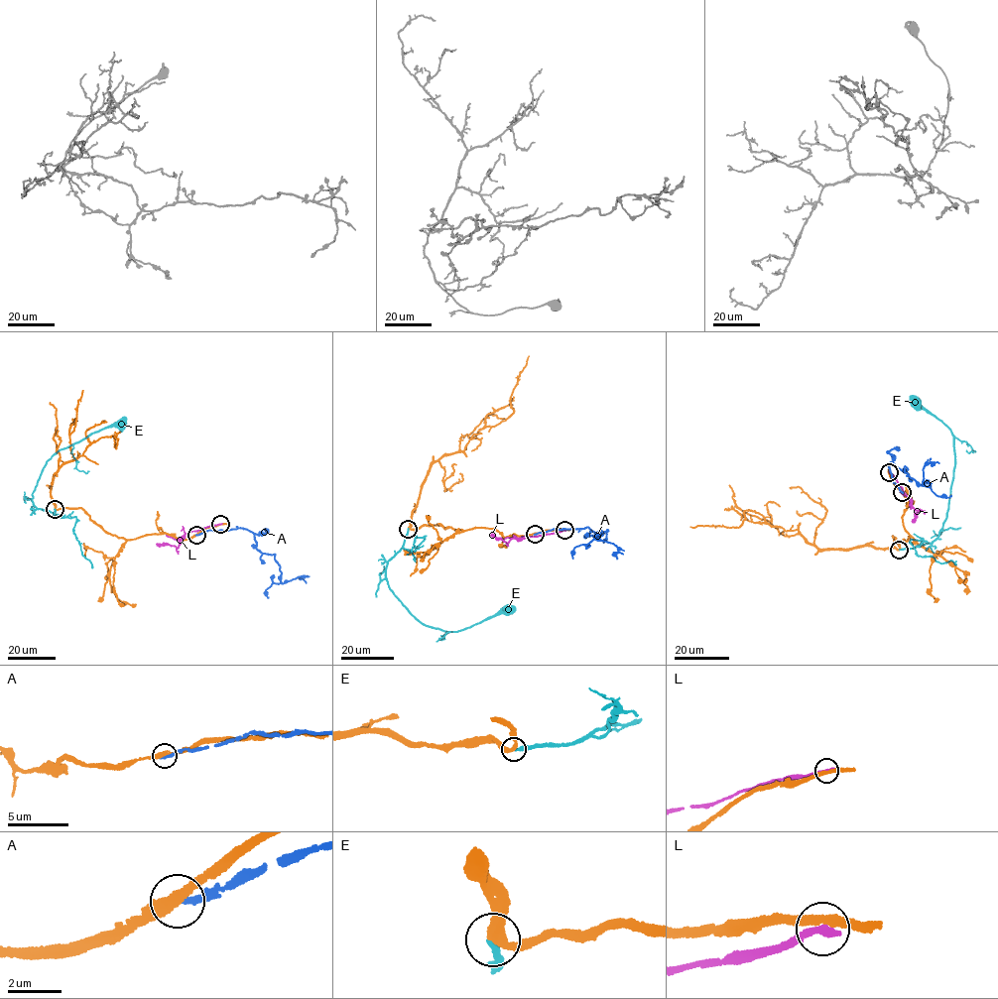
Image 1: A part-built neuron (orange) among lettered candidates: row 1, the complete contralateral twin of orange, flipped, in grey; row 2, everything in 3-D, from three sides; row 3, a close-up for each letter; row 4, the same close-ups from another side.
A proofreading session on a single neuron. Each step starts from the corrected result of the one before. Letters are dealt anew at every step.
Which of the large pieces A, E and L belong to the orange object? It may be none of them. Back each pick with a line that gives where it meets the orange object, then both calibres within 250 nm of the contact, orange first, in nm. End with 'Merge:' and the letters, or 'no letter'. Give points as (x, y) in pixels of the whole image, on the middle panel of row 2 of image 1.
E: meets orange at (408, 529); 300 nm thick on the orange side, 260 nm on the other
Merge: E

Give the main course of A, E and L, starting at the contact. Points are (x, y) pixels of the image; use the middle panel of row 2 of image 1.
A: (535, 534), (587, 527), (592, 531), (587, 534), (597, 536), (601, 532), (595, 538), (617, 548), (616, 559)
E: (408, 529), (402, 548), (389, 559), (386, 576), (389, 588), (416, 619), (433, 627), (455, 631), (515, 607)
L: (563, 530), (516, 537), (506, 543), (490, 535)

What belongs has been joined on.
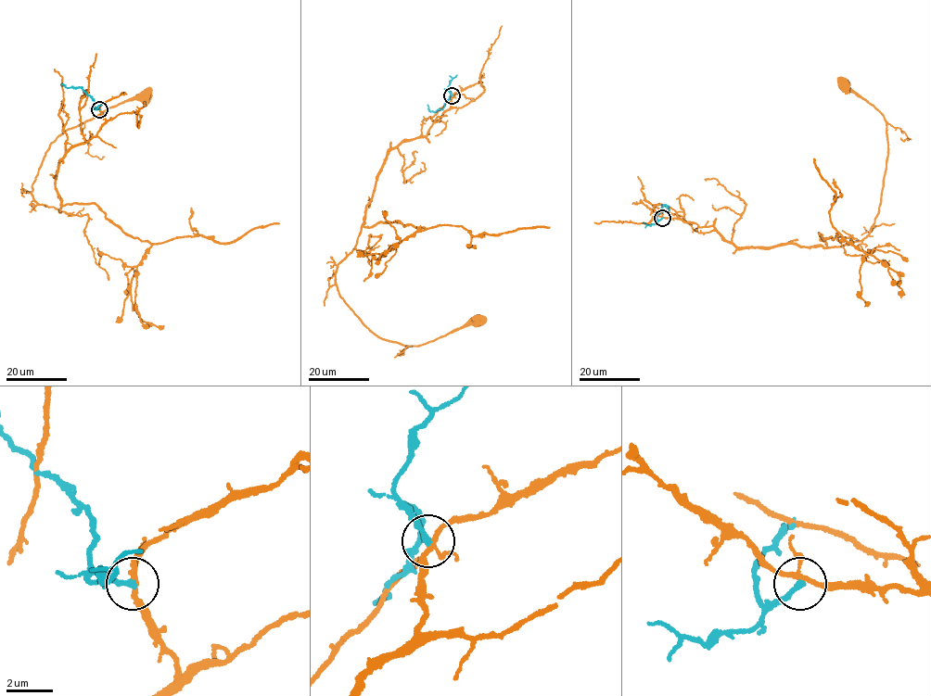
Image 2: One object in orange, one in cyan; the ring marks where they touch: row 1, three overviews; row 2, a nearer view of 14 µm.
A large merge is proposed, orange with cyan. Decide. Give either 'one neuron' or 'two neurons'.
two neurons

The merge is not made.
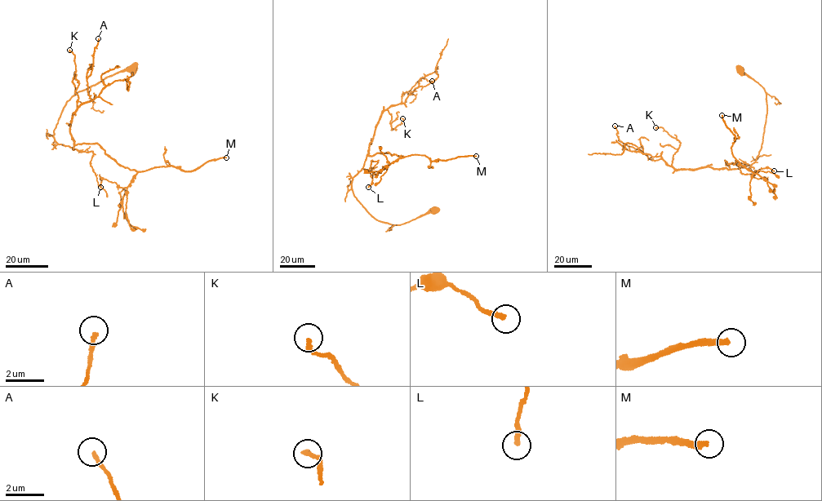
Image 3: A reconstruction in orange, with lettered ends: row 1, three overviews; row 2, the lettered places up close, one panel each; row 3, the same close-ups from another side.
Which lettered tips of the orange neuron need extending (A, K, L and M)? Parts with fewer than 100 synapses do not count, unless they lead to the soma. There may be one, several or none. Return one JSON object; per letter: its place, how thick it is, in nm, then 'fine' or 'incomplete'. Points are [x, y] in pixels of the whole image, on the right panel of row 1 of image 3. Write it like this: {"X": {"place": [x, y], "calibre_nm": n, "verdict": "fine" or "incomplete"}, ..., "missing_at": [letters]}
{"A": {"place": [615, 126], "calibre_nm": 200, "verdict": "fine"}, "K": {"place": [655, 127], "calibre_nm": 200, "verdict": "fine"}, "L": {"place": [774, 170], "calibre_nm": 240, "verdict": "fine"}, "M": {"place": [722, 115], "calibre_nm": 280, "verdict": "incomplete"}, "missing_at": ["M"]}

